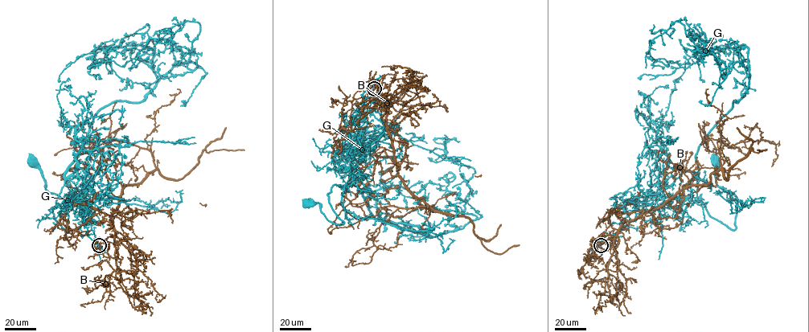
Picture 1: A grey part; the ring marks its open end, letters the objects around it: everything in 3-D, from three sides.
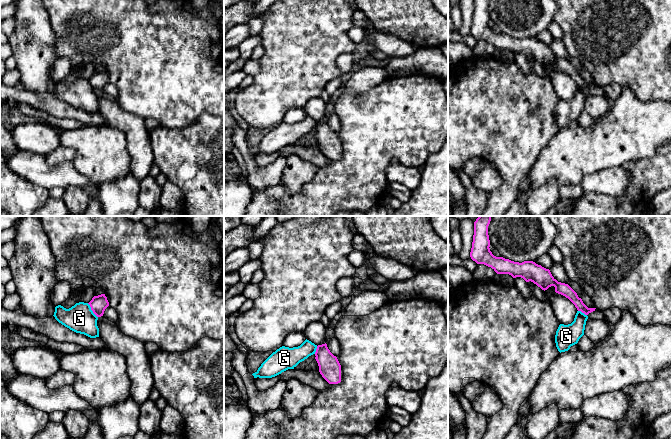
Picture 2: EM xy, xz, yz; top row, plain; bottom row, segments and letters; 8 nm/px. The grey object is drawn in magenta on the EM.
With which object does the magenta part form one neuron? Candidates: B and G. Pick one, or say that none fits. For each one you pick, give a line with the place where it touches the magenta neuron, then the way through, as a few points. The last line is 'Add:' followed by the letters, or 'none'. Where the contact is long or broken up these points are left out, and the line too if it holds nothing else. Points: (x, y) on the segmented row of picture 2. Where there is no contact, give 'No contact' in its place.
B: No contact
Add: B

